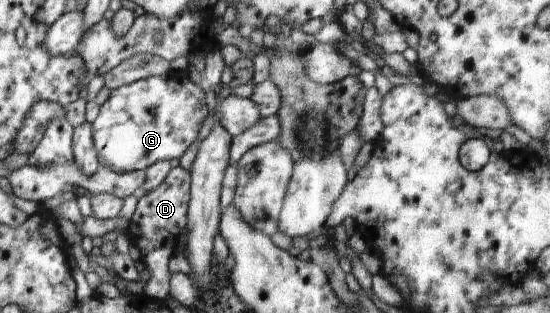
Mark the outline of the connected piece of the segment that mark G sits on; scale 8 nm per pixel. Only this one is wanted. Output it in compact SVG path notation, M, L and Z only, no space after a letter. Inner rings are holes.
M187 69L174 70L113 89L91 123L101 165L115 172L131 172L162 160L180 159L208 115L204 91L192 83L192 78Z

